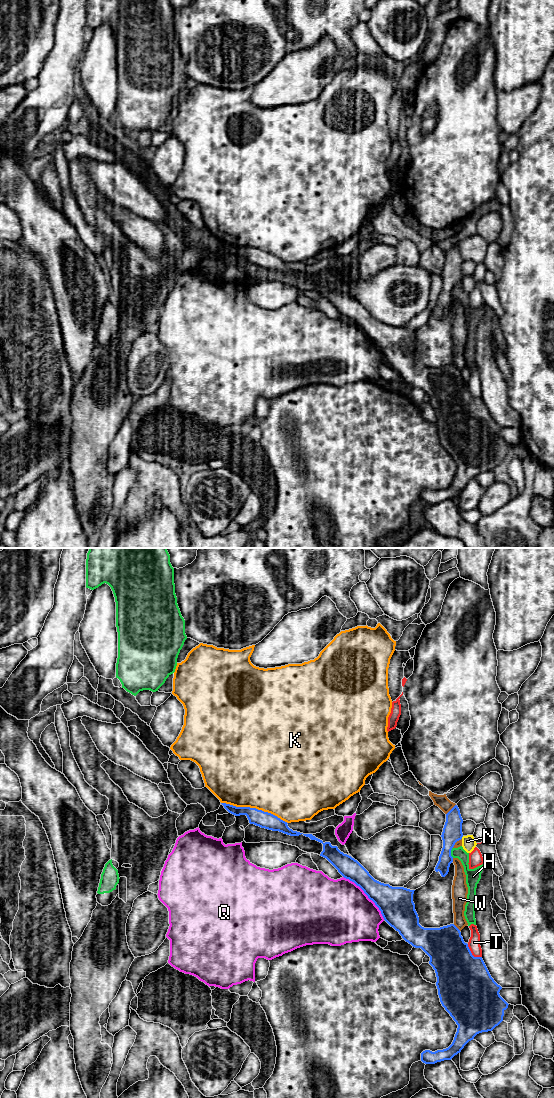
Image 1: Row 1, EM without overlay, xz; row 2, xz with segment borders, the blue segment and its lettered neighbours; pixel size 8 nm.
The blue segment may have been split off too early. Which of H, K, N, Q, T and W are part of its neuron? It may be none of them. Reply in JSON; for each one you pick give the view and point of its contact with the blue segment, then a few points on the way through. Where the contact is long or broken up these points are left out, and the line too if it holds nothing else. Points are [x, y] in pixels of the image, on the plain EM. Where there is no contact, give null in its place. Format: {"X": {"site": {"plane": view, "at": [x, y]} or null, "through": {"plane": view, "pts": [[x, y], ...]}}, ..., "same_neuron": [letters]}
{"same_neuron": []}

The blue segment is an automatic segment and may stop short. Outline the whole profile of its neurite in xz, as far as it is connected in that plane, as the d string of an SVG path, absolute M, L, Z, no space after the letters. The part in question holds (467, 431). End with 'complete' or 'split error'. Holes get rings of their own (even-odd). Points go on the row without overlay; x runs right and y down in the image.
M312 274L303 275L322 283L320 296L326 298L344 318L359 326L379 348L384 360L406 382L421 388L430 397L440 442L458 468L448 488L423 491L423 503L451 500L477 474L492 471L503 461L509 444L499 434L502 427L491 417L482 397L472 395L454 364L440 368L422 367L413 342L415 330L381 323L337 286L324 283Z; complete

